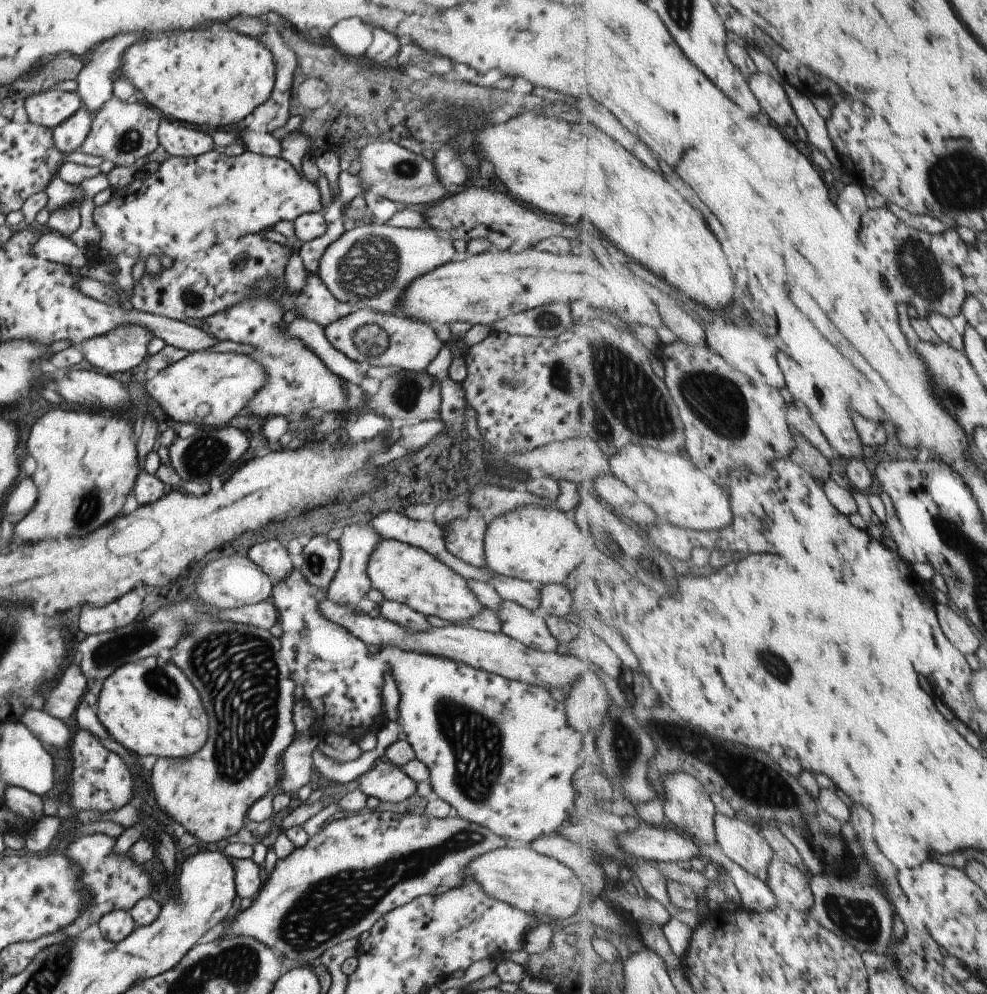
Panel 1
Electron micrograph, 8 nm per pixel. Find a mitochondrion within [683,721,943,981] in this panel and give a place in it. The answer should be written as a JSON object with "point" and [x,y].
{"point":[856,918]}

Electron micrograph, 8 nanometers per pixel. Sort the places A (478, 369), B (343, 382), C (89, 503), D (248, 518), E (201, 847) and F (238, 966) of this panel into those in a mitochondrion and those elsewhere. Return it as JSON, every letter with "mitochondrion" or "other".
{"A":"other","B":"other","C":"mitochondrion","D":"other","E":"other","F":"mitochondrion"}

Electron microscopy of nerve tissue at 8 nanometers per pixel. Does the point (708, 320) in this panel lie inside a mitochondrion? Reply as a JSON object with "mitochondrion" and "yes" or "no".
{"mitochondrion":"no"}

